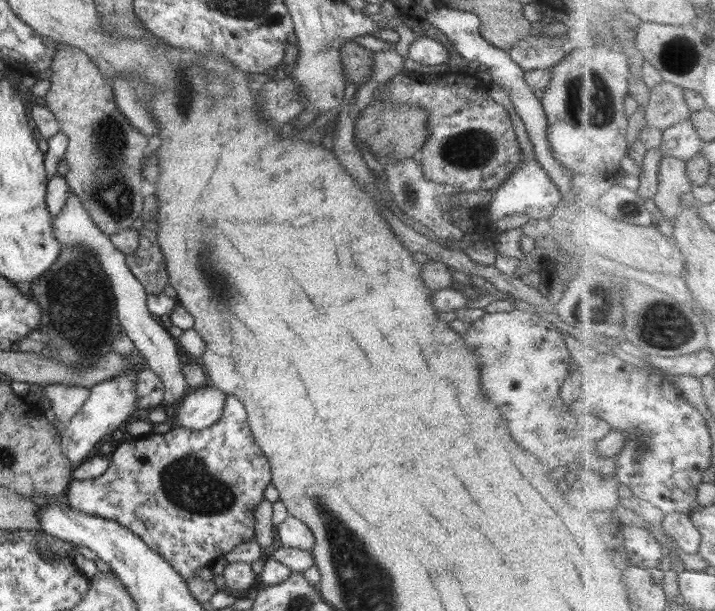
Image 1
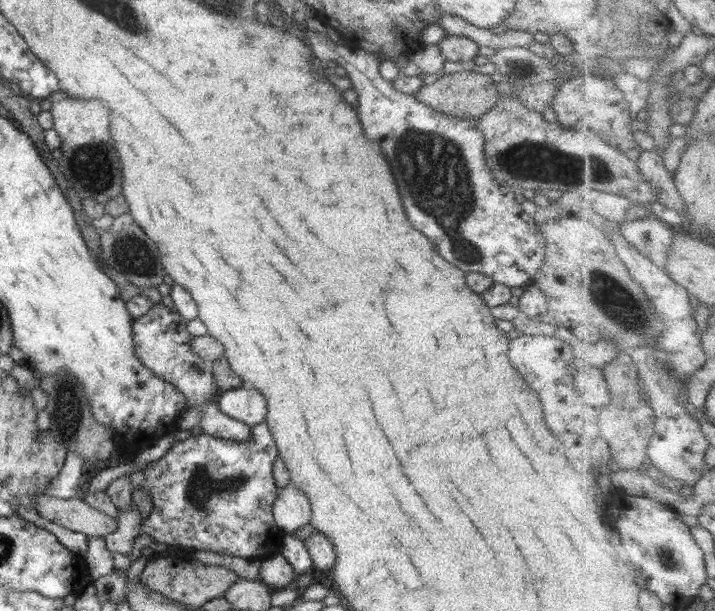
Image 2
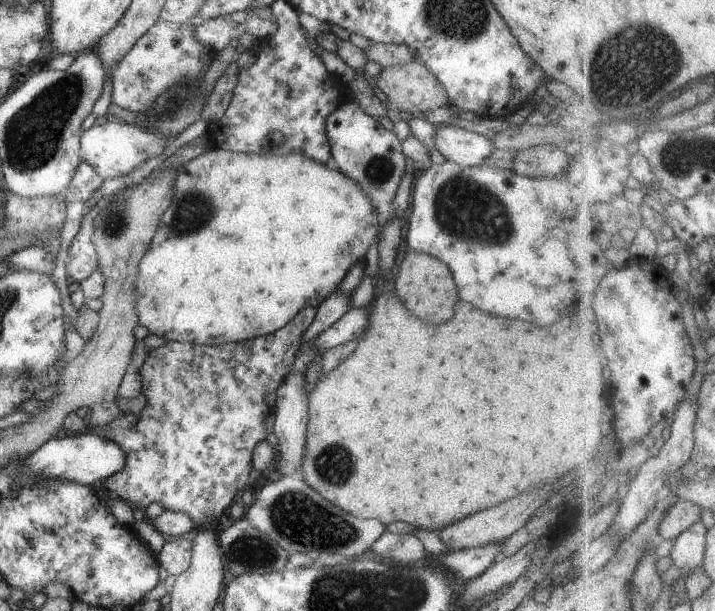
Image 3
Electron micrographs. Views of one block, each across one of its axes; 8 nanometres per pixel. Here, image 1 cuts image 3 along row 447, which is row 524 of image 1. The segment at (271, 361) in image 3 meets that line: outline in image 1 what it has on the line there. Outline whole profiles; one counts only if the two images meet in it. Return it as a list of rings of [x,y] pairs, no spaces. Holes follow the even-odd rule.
[[[227,398],[222,418],[212,426],[192,430],[180,425],[166,434],[129,437],[122,440],[122,444],[108,457],[110,464],[102,476],[73,479],[62,500],[84,514],[94,514],[124,526],[165,558],[185,581],[198,576],[199,568],[212,567],[215,561],[222,559],[238,544],[254,541],[254,510],[265,499],[264,490],[272,479],[271,466],[252,436],[247,410],[238,398]]]

